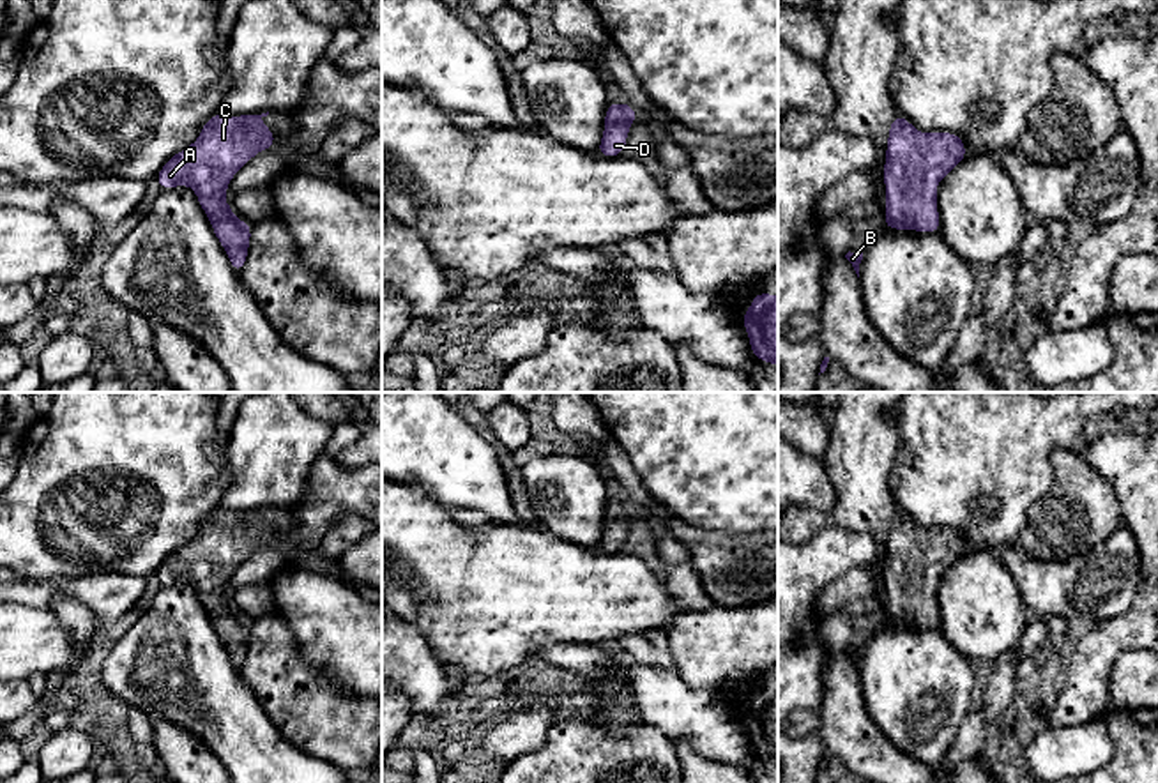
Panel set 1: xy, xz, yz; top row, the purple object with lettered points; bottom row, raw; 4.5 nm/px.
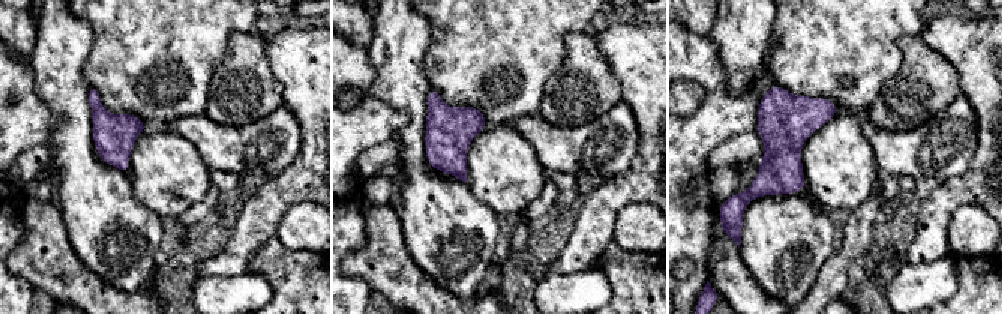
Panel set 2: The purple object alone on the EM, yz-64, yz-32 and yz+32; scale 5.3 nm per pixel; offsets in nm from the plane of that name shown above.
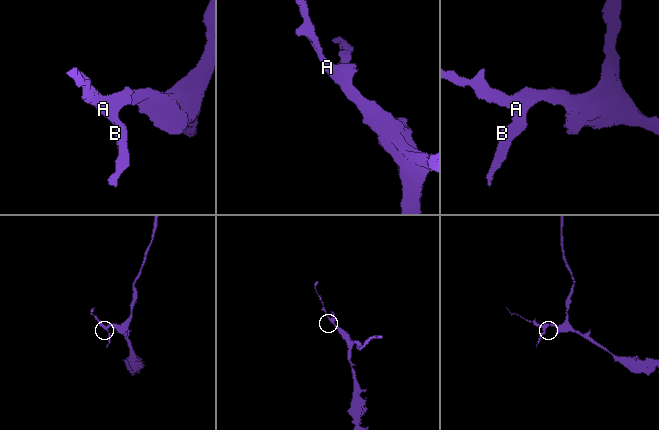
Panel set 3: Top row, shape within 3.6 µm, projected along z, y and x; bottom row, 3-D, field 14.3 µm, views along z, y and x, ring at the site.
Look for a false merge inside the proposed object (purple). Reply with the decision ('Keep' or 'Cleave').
Keep

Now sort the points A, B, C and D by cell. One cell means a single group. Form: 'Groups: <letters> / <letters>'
Groups: A B C D

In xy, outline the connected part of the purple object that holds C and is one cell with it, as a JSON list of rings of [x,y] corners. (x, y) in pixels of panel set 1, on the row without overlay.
[[[269,507],[262,511],[239,513],[216,509],[203,520],[198,536],[171,551],[156,571],[161,585],[173,585],[182,580],[194,585],[200,603],[207,610],[210,622],[237,670],[240,670],[246,661],[251,638],[251,620],[239,617],[233,612],[233,604],[225,597],[225,587],[239,564],[242,564],[260,546],[272,544],[276,541],[272,525],[262,520],[262,514],[267,511]]]

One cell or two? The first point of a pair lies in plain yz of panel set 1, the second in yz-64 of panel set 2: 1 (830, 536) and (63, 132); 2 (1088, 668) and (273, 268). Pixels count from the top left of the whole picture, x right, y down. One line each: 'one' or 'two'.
1: two
2: two

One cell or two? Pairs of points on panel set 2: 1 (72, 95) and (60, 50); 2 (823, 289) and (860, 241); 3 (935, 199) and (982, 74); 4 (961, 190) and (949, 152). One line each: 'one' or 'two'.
1: one
2: one
3: one
4: two

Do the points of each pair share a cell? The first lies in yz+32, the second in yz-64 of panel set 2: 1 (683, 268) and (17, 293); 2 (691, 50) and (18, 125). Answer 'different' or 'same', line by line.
1: different
2: same

